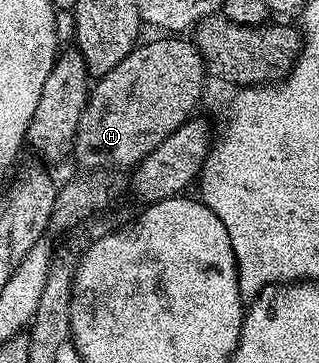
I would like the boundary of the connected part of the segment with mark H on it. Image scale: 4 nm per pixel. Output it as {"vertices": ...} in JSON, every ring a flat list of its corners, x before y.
{"vertices":[[163,34,160,40,140,42,135,49,109,74,98,77,94,81,87,97,87,105,81,114,81,122,77,126,77,138,75,139,74,159,79,159,80,169,83,170,107,170,103,168,127,168,134,169,148,154,157,150,169,134,178,130,186,120,192,119,195,107,203,96,203,79,208,79,207,65,203,62,203,56,190,39,179,34]]}

